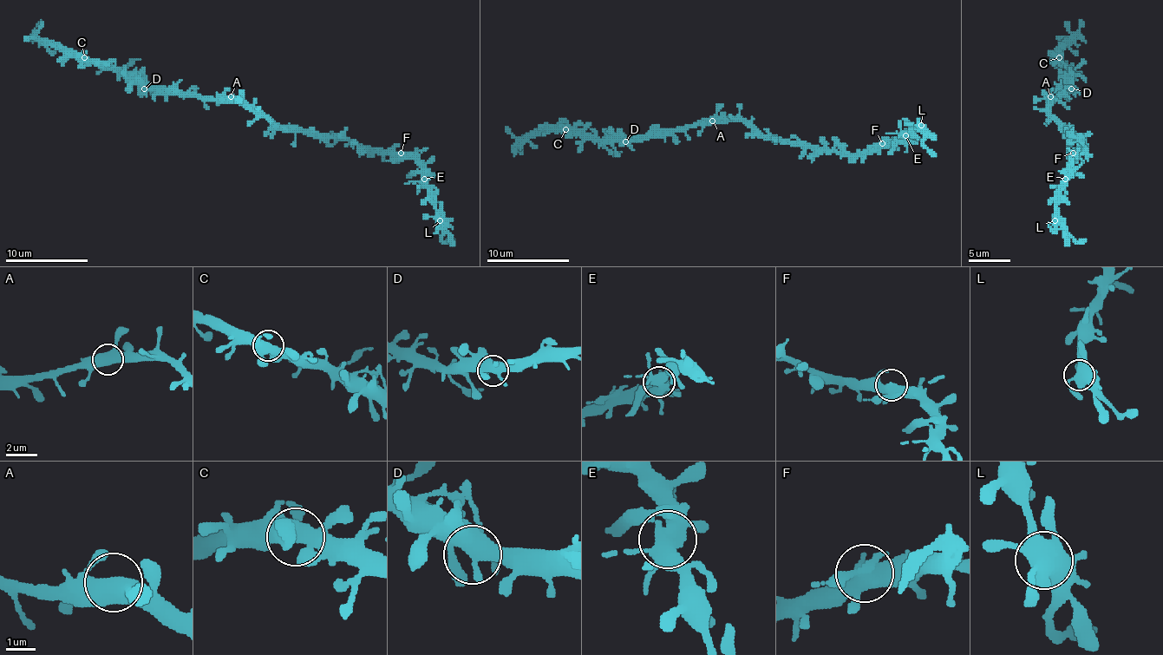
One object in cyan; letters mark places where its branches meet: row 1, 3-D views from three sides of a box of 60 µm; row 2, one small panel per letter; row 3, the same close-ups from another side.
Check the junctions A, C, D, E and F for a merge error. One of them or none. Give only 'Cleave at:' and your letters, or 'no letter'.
Cleave at: no letter

